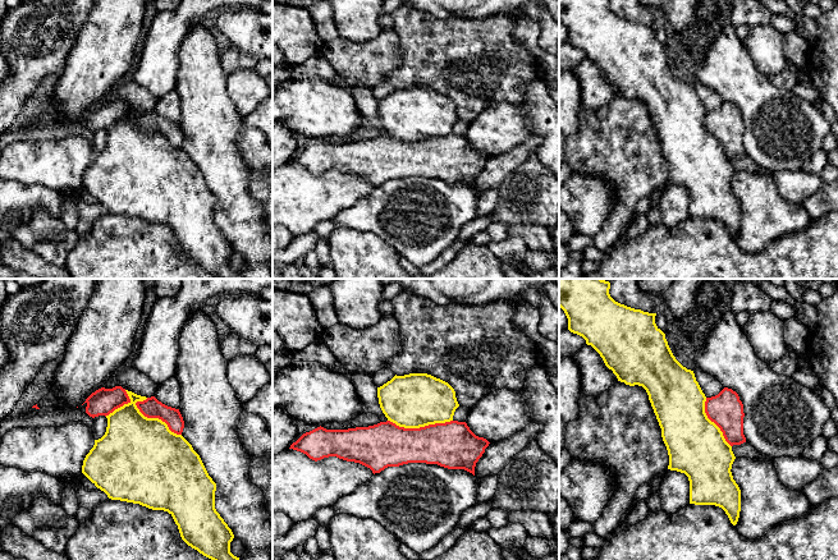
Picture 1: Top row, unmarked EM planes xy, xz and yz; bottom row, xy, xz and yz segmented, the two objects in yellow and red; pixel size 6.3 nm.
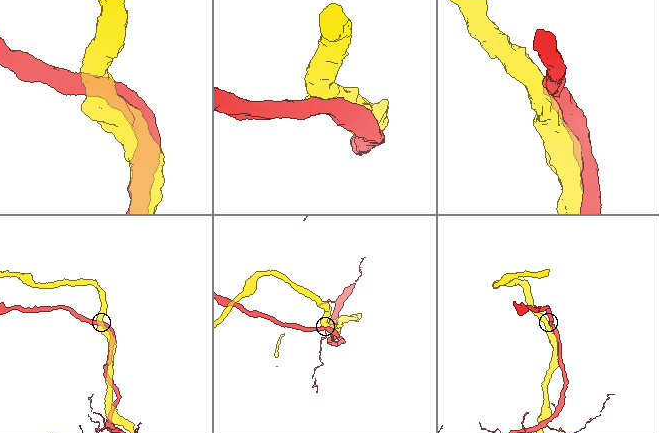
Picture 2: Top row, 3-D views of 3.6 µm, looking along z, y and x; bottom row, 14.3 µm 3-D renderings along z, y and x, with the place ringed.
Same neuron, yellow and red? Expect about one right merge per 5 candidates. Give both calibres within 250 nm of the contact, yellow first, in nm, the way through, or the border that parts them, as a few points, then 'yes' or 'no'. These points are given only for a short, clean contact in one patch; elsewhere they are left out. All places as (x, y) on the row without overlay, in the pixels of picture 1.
340 nm thick on the yellow side, 300 nm on the other; no

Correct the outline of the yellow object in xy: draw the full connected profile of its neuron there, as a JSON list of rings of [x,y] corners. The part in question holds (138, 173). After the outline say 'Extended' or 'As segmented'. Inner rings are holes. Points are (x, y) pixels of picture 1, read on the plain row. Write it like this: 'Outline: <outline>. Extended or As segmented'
Outline: [[[125,105],[130,115],[106,129],[106,146],[95,153],[83,174],[82,187],[111,214],[168,225],[182,253],[203,270],[219,279],[239,279],[239,271],[230,266],[234,248],[215,222],[216,197],[200,169],[182,148],[171,146],[165,136],[147,132],[139,125],[136,116],[146,114],[146,110]]]. As segmented

